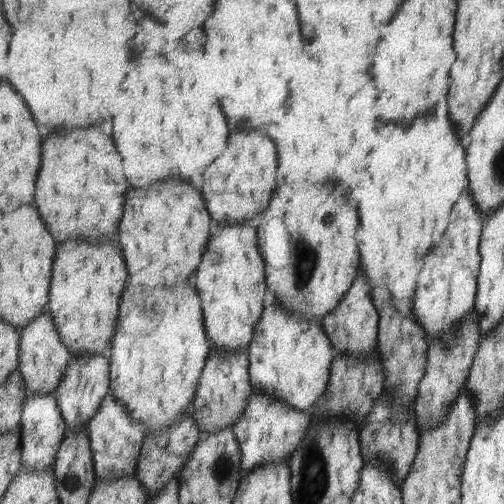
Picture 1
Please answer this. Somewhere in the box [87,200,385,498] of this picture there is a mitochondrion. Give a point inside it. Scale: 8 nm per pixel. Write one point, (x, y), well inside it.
(221, 468)

